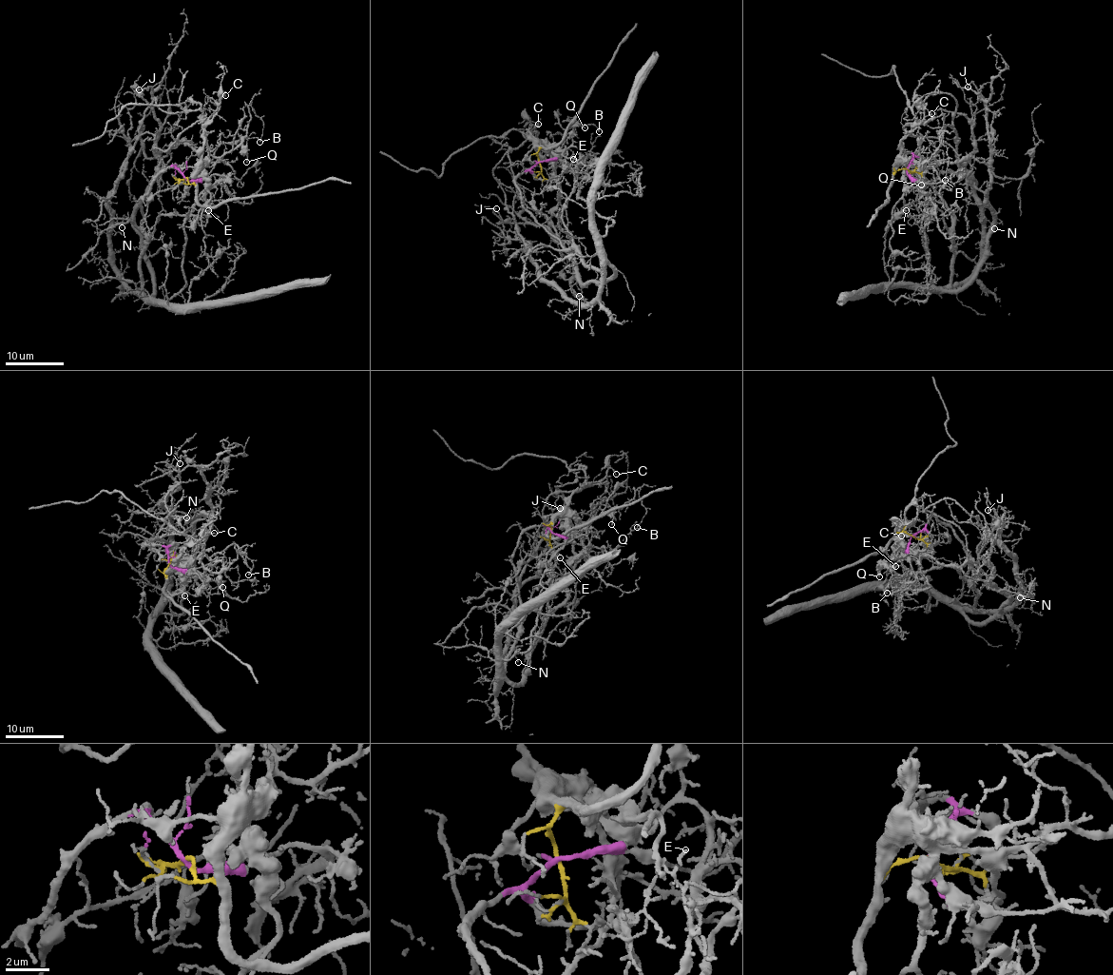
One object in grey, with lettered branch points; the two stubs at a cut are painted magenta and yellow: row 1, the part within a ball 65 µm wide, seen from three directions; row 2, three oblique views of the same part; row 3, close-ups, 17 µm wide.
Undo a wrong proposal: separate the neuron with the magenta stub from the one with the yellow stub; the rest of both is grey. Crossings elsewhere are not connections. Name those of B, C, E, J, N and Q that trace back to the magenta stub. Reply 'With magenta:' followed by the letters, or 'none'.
With magenta: J, N

